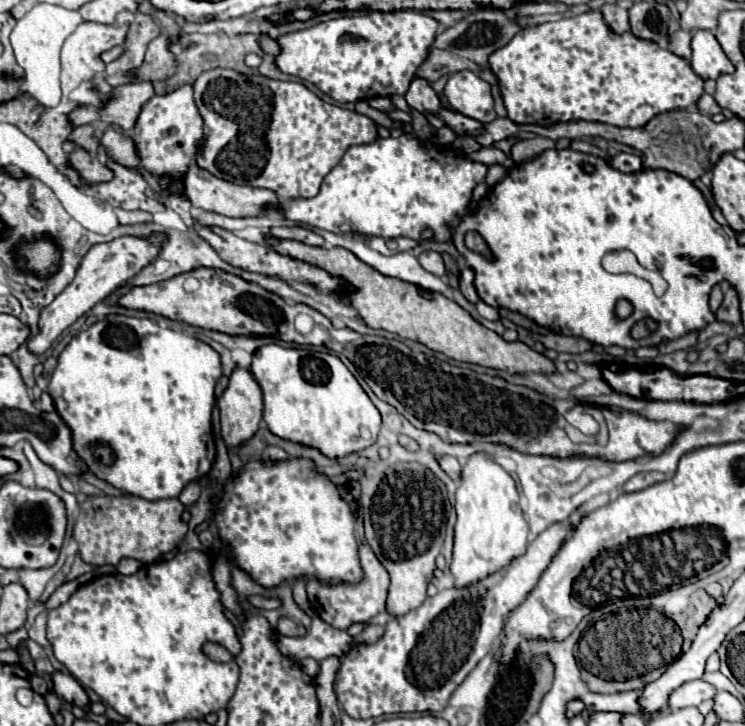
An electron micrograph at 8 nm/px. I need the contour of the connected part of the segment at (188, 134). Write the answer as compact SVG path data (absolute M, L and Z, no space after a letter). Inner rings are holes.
M184 85L174 93L168 93L162 97L154 95L144 105L134 127L134 141L138 147L142 167L154 177L160 177L166 173L184 175L192 157L196 157L200 139L202 139L202 117L192 97L192 85Z

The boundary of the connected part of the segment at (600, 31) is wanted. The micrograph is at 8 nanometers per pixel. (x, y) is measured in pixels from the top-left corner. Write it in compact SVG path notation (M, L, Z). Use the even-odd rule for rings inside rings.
M600 11L526 27L508 45L490 55L490 69L498 77L508 117L514 123L552 125L558 121L600 121L616 127L642 127L654 115L692 107L704 93L704 81L692 71L690 61L644 41L636 35L614 33Z

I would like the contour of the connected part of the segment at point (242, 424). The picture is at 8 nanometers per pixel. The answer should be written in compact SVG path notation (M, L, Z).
M234 367L218 407L222 439L228 447L236 447L256 433L262 419L262 389L250 369Z

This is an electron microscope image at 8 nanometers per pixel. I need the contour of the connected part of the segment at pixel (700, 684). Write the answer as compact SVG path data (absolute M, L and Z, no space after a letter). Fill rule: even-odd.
M688 681L684 685L680 685L680 689L674 689L668 697L668 707L672 709L682 709L682 707L690 707L690 705L700 705L706 699L712 699L716 695L716 689L702 681Z

